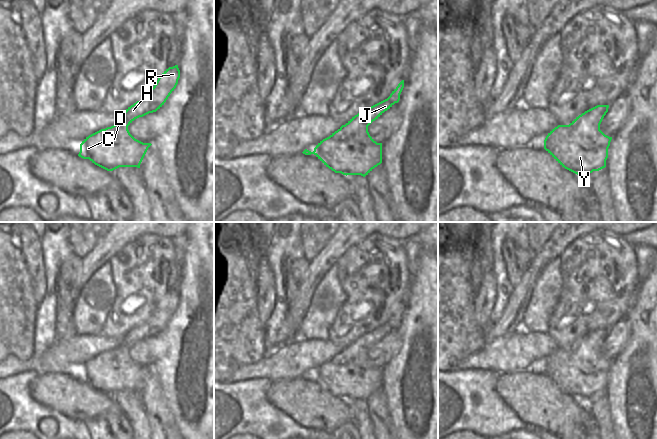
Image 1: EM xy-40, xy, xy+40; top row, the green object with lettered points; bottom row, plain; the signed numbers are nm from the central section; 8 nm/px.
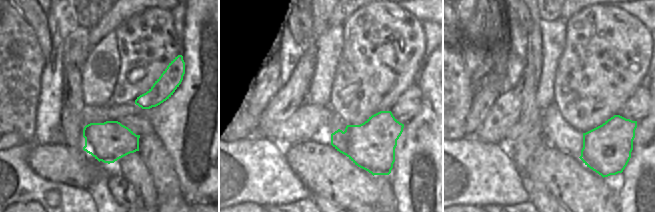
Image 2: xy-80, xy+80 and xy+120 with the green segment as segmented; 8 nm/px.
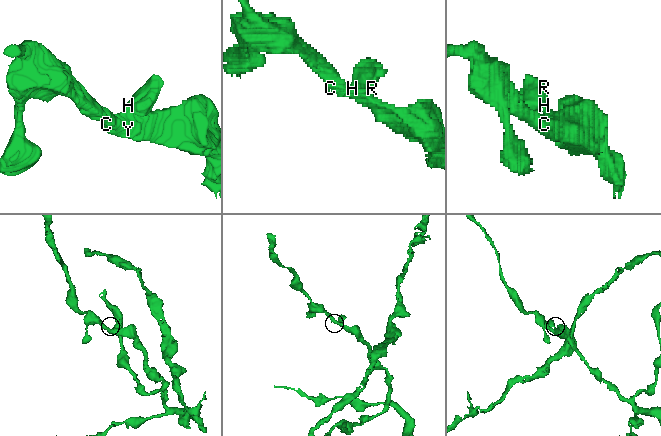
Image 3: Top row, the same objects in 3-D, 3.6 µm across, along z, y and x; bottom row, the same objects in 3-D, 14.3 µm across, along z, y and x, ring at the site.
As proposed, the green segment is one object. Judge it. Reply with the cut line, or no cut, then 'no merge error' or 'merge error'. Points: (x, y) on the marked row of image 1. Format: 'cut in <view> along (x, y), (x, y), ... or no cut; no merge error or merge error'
no cut; no merge error

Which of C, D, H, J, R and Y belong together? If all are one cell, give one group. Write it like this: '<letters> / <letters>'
C D H J R Y

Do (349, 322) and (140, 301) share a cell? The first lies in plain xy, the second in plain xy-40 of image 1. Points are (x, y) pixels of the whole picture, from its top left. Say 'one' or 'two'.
one

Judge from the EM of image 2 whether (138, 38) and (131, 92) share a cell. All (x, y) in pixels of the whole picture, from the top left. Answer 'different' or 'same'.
same

